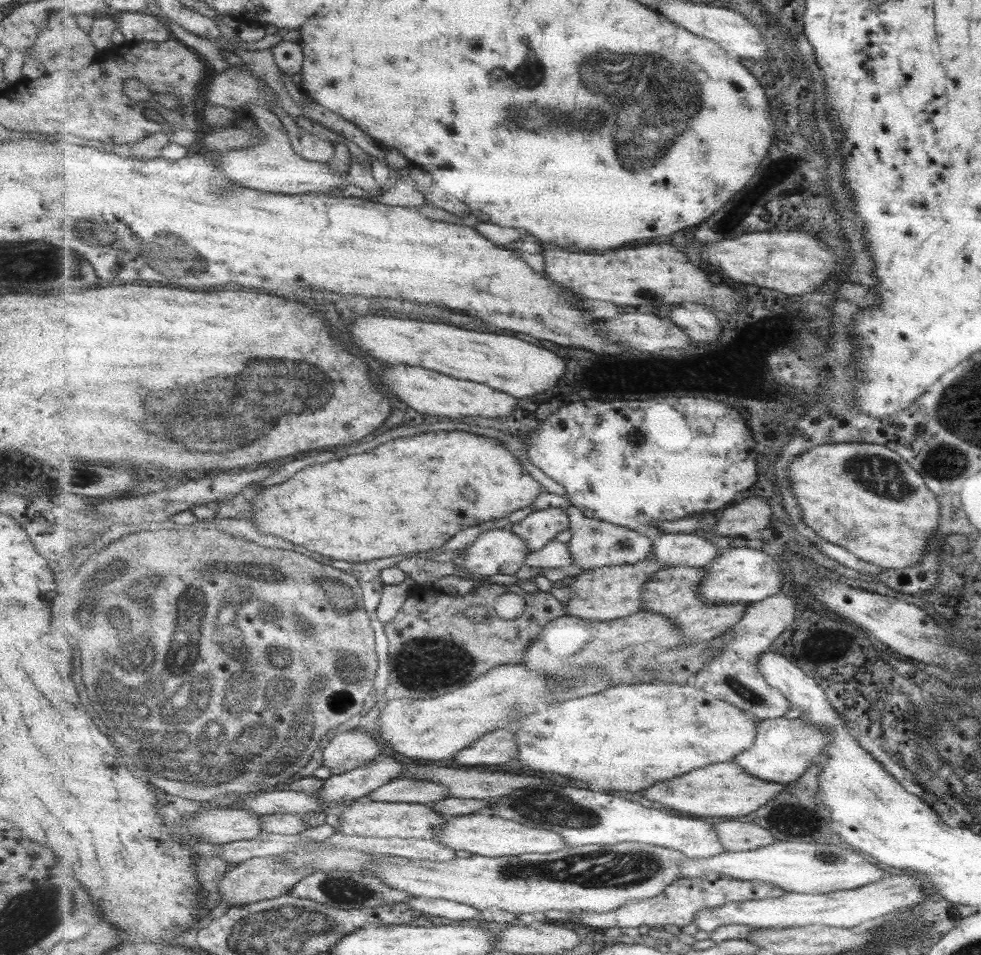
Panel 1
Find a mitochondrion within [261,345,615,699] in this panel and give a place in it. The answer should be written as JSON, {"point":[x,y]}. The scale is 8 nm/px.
{"point":[421,664]}

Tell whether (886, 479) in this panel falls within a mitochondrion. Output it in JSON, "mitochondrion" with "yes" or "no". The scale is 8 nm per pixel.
{"mitochondrion":"yes"}

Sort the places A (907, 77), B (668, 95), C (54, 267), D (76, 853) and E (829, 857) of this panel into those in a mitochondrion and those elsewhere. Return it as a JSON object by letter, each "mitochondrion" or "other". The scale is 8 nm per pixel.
{"A":"other","B":"mitochondrion","C":"mitochondrion","D":"other","E":"mitochondrion"}

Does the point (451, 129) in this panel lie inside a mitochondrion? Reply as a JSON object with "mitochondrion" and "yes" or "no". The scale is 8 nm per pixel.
{"mitochondrion":"no"}

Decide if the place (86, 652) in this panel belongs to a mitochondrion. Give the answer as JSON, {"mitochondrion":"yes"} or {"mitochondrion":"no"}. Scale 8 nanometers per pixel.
{"mitochondrion":"no"}

